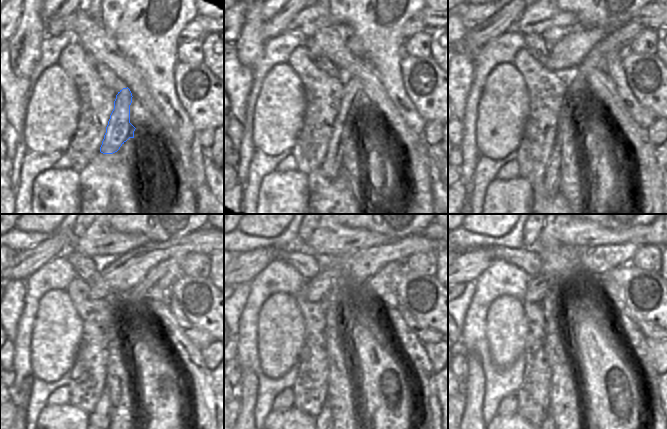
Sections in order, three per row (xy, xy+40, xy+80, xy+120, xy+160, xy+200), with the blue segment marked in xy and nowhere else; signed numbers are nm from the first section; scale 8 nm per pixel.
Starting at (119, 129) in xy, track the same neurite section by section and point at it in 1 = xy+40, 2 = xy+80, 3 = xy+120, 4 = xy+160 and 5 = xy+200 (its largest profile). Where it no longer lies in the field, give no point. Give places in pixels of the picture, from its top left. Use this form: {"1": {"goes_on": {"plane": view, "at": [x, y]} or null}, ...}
{"1": {"goes_on": {"plane": "xy+40", "at": [343, 127]}}, "2": {"goes_on": {"plane": "xy+80", "at": [617, 42]}}, "3": {"goes_on": {"plane": "xy+120", "at": [157, 285]}}, "4": {"goes_on": {"plane": "xy+160", "at": [382, 286]}}, "5": {"goes_on": {"plane": "xy+200", "at": [609, 287]}}}

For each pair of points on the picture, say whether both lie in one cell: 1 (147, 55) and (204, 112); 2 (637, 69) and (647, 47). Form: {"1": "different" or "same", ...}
{"1": "different", "2": "different"}

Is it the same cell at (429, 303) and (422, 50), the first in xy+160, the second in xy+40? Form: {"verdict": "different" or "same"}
{"verdict": "different"}

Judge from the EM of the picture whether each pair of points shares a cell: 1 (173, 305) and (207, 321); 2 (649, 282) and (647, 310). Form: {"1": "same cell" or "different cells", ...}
{"1": "different cells", "2": "same cell"}

